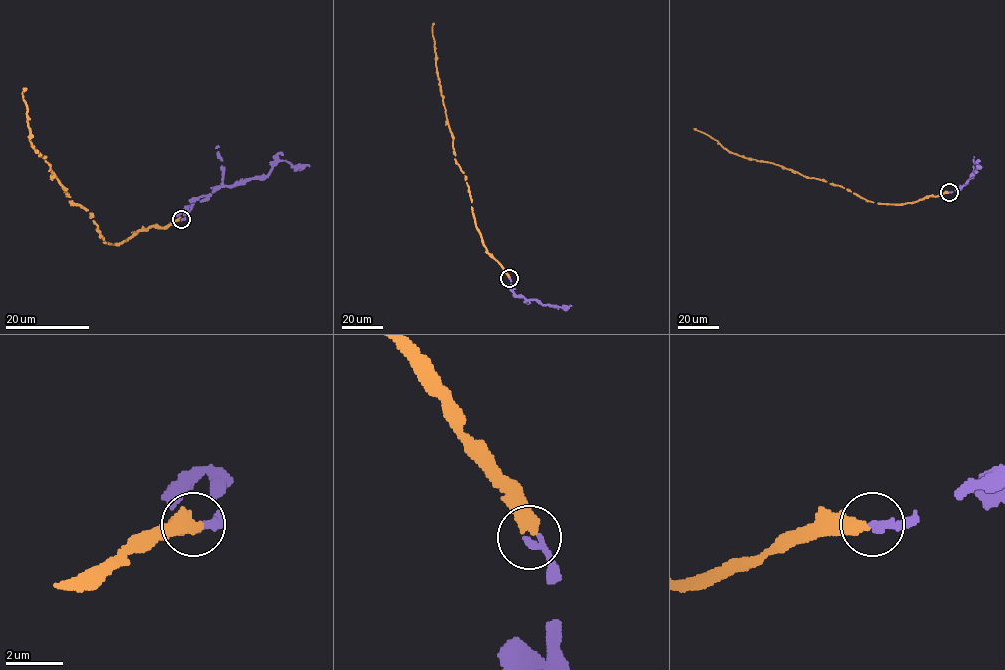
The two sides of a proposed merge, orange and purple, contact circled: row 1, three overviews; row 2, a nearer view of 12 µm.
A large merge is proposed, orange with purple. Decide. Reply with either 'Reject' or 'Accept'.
Accept

